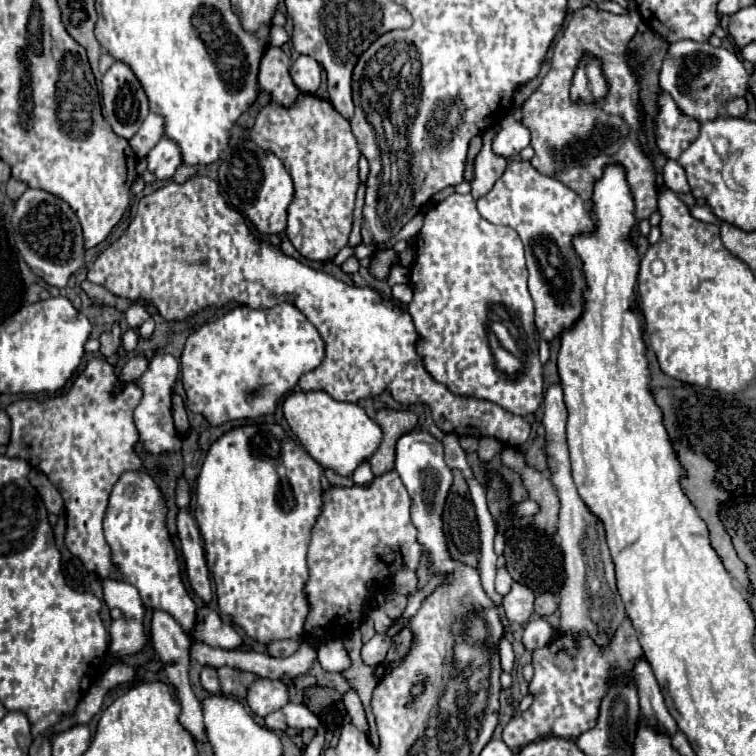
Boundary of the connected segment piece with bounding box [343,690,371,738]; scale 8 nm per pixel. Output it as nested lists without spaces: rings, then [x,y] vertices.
[[[349,690],[349,692],[343,696],[343,700],[345,700],[345,704],[347,704],[347,712],[349,712],[349,716],[351,716],[351,722],[369,738],[369,736],[371,736],[371,730],[369,730],[369,722],[367,722],[367,716],[365,716],[365,710],[363,710],[363,706],[361,706],[359,696],[357,696],[353,690]]]

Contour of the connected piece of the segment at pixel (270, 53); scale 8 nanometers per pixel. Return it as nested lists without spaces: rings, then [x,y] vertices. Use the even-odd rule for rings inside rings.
[[[269,46],[259,64],[259,92],[267,94],[279,106],[293,106],[305,92],[299,90],[289,74],[289,56],[275,46]]]

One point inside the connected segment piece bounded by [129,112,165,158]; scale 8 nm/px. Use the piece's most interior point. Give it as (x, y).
(152, 130)

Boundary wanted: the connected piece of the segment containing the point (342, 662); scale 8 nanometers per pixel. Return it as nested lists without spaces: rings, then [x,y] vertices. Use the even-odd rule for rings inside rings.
[[[329,640],[327,644],[323,644],[319,648],[317,660],[319,660],[321,668],[325,668],[327,672],[343,672],[351,664],[347,652],[343,648],[339,648],[339,640]]]

